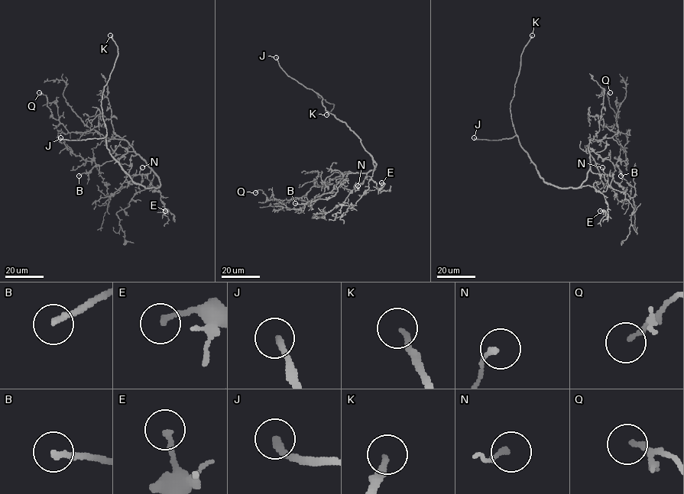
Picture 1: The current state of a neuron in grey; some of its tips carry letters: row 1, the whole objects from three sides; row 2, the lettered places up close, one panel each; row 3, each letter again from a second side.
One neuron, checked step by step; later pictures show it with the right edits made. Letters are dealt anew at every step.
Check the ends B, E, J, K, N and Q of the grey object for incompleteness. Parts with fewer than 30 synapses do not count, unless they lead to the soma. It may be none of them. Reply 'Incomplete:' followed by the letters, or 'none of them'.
Incomplete: B, J, K

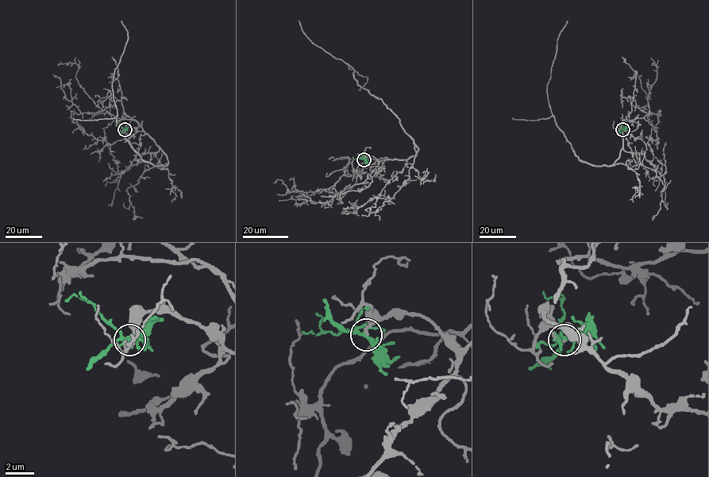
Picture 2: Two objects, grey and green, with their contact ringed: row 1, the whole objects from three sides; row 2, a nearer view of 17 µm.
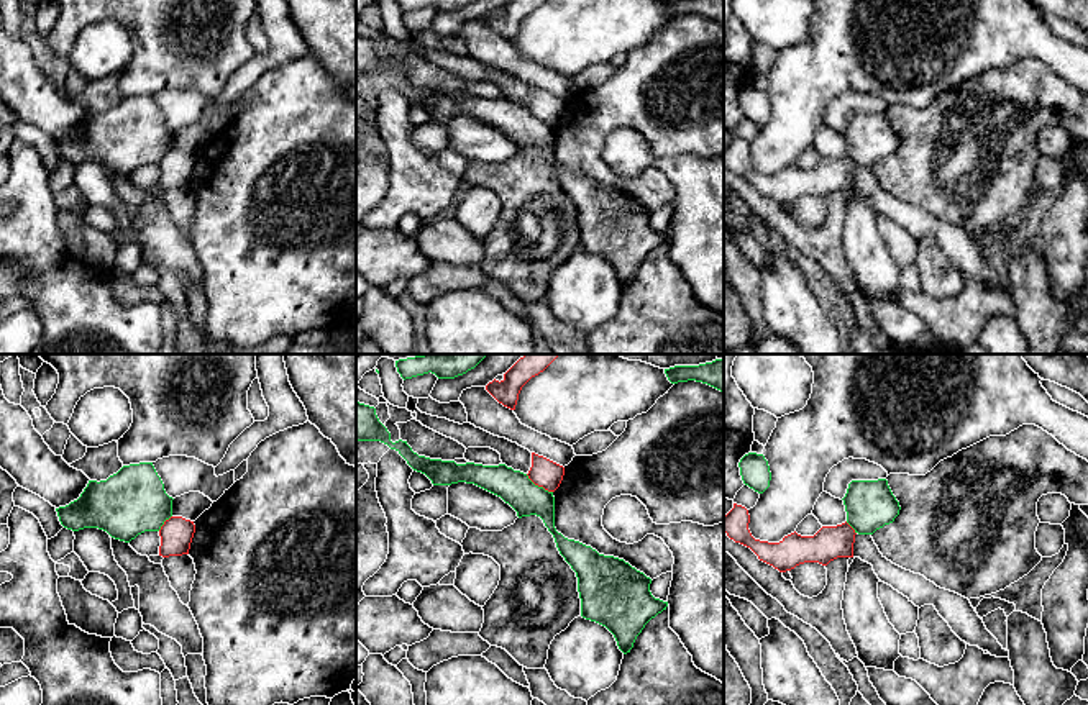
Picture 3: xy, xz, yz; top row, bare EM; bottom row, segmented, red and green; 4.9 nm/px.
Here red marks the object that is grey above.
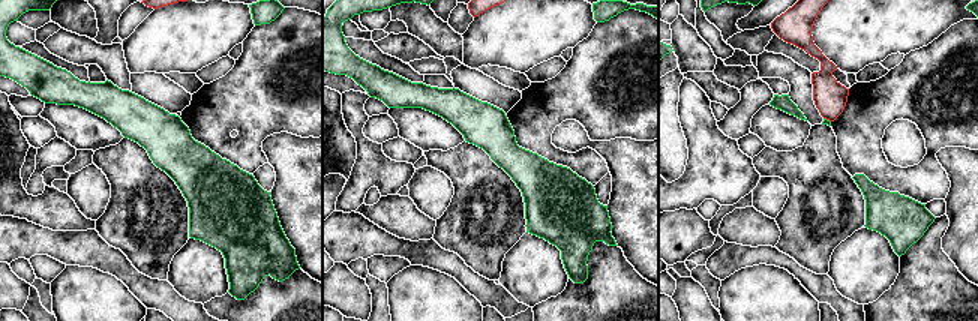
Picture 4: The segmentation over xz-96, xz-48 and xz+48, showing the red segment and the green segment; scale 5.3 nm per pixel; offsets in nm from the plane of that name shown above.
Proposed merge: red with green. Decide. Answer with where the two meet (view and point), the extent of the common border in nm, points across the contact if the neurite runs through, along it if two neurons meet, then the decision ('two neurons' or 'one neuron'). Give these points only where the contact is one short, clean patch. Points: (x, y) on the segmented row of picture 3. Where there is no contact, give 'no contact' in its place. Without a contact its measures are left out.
meets red in xz at (539, 486); contact 160 nm long; border along xz (525, 474), (535, 484), (552, 492); two neurons

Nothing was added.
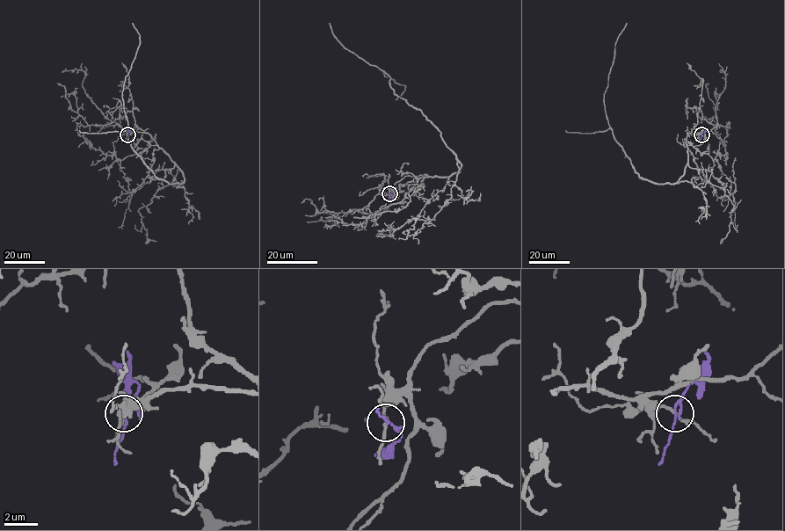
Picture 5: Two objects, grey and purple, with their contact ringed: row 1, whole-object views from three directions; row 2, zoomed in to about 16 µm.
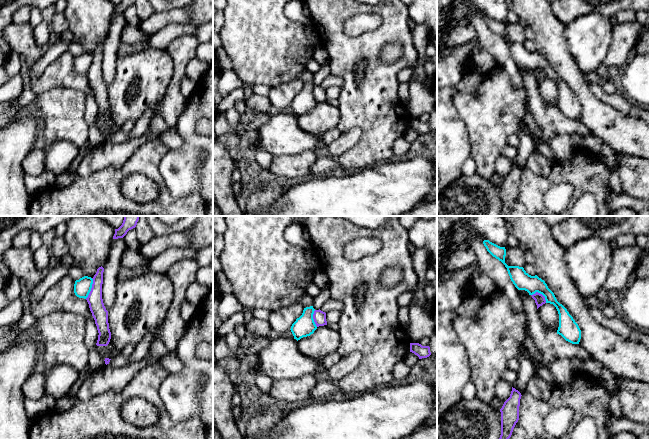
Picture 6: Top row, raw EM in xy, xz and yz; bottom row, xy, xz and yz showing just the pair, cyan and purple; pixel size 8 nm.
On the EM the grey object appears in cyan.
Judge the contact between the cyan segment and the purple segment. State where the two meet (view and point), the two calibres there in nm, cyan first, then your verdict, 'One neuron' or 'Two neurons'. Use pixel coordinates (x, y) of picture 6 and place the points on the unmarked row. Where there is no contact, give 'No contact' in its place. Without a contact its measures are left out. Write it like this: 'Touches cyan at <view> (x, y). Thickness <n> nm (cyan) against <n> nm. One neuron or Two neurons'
Touches cyan at xy (91, 63). Thickness 140 nm (cyan) against 120 nm. Two neurons

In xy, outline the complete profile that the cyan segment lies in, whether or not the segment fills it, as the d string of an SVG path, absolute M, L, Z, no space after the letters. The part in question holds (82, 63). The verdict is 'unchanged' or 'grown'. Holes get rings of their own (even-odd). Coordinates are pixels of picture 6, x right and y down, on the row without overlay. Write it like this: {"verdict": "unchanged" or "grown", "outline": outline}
{"verdict": "unchanged", "outline": "M84 52L79 56L75 57L74 60L74 69L79 74L86 75L91 67L93 60L93 55L88 52Z"}

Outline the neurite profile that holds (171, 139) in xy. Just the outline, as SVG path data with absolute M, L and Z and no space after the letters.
M170 129L160 134L158 138L169 150L180 151L184 141L176 130Z

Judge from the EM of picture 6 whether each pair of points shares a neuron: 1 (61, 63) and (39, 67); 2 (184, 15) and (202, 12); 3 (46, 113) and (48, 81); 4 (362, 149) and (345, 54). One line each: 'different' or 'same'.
1: different
2: different
3: different
4: same

